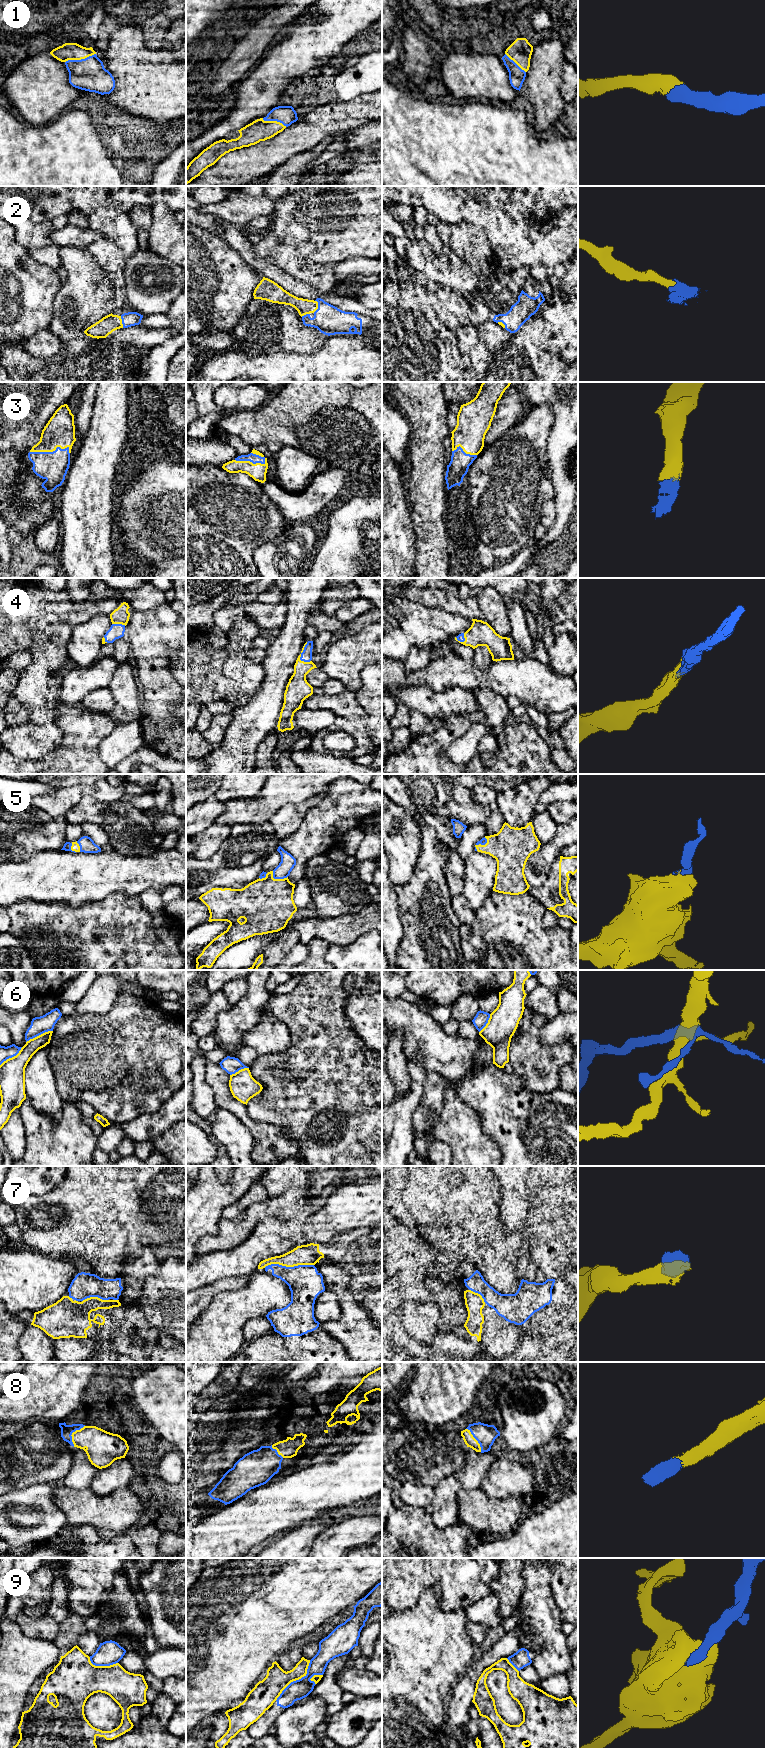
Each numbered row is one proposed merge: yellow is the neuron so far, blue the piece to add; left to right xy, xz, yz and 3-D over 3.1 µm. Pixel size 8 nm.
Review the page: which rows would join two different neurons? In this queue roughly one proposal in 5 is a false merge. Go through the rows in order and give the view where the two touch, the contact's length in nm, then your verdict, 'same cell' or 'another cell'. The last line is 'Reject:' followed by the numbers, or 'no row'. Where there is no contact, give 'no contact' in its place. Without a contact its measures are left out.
1: contact in xy; length 260 nm; same cell
2: contact in xz; length 110 nm; same cell
3: contact in xz; length 260 nm; same cell
4: contact in xz; length 170 nm; same cell
5: contact in xz; length 140 nm; same cell
6: contact in xy; length 240 nm; another cell
7: contact in xz; length 400 nm; another cell
8: contact in xy; length 200 nm; same cell
9: contact in xz; length 440 nm; another cell
Reject: 6, 7, 9

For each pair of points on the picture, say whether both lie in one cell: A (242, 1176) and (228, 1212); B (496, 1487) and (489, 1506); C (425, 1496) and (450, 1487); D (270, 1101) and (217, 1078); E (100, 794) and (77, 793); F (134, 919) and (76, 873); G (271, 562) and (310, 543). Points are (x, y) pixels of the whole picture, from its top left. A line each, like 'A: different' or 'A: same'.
A: different
B: different
C: different
D: different
E: same
F: different
G: same

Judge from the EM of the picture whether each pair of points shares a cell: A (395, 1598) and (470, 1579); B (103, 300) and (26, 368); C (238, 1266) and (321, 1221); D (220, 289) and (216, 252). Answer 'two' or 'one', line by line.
A: one
B: one
C: one
D: one

